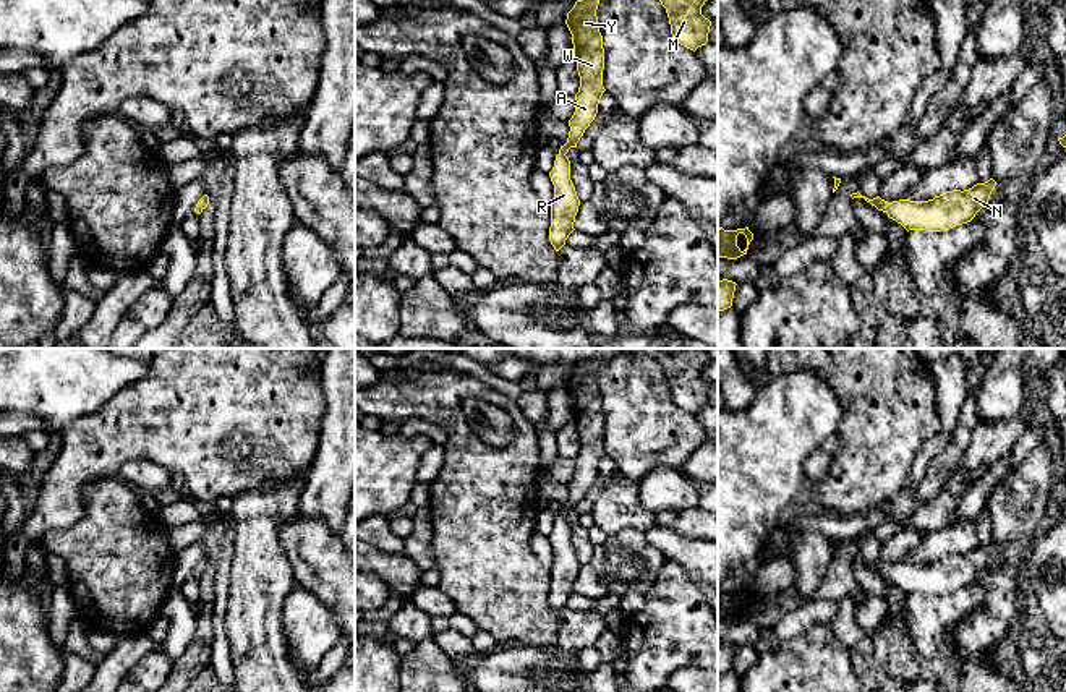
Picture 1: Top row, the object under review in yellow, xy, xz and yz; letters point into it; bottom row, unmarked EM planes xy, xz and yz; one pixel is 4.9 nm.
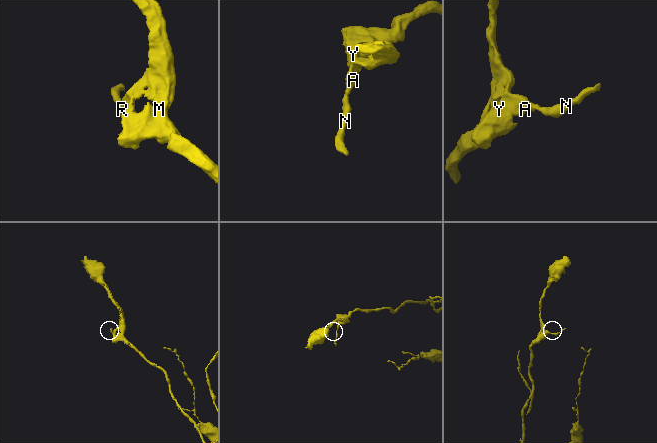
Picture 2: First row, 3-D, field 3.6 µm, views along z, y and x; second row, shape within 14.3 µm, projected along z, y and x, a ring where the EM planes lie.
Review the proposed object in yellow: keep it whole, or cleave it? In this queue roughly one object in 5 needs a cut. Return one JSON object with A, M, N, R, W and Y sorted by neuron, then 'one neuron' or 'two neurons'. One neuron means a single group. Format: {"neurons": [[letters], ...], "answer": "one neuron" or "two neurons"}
{"neurons": [["A", "M", "N", "R", "W", "Y"]], "answer": "one neuron"}

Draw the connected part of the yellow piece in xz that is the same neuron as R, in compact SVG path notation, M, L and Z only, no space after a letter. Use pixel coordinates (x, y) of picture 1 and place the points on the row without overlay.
M596 358L577 363L565 382L572 397L580 451L575 457L575 475L569 483L570 494L567 506L561 509L554 530L549 535L554 548L549 604L556 614L565 608L565 603L575 593L574 585L580 569L575 549L570 543L570 523L565 517L570 510L577 510L585 493L595 483L599 462L606 454L603 449L604 412L596 379L598 368L599 360Z

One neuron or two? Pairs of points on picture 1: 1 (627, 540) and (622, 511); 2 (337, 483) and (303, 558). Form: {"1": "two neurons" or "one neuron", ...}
{"1": "two neurons", "2": "two neurons"}

